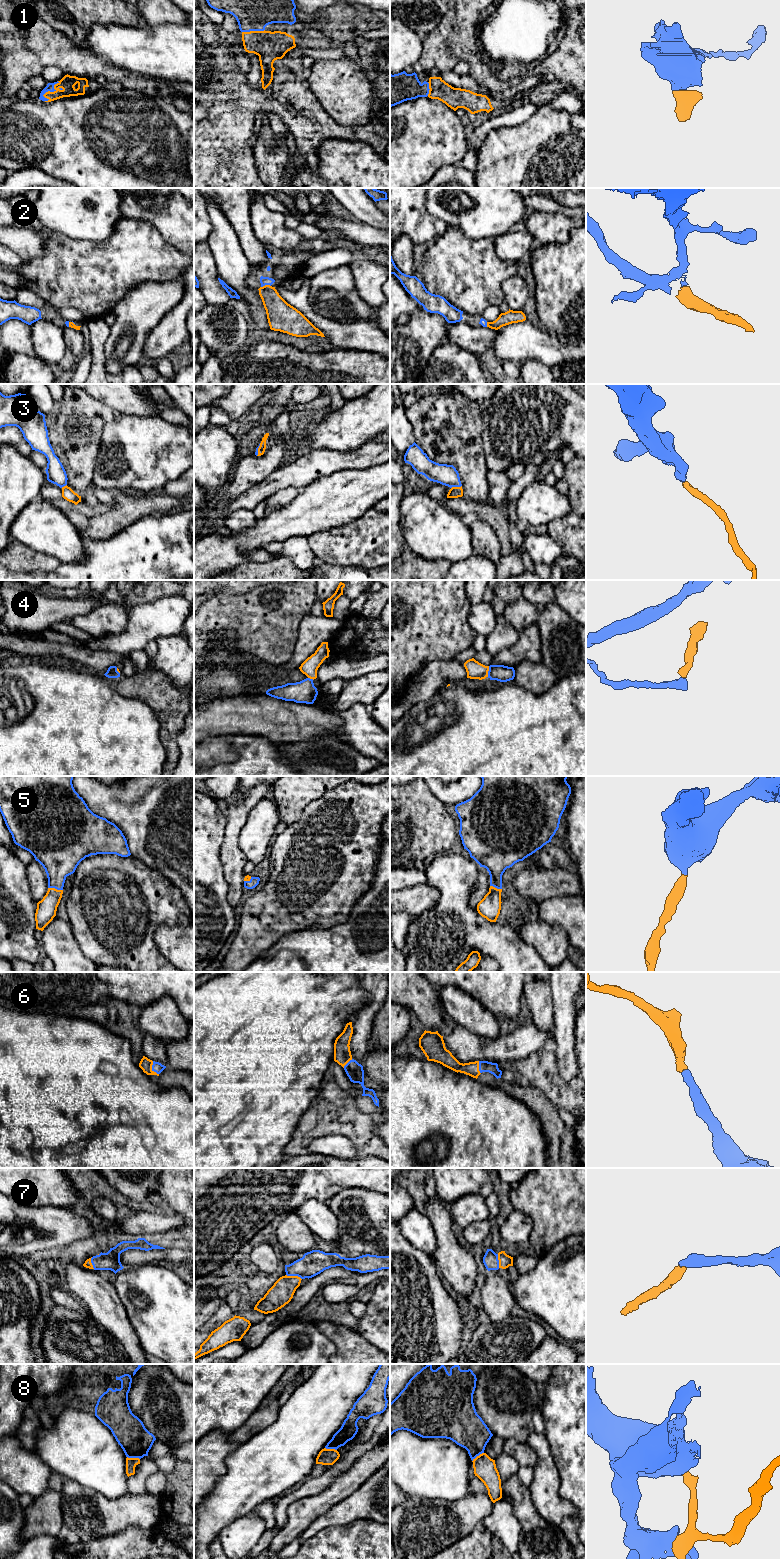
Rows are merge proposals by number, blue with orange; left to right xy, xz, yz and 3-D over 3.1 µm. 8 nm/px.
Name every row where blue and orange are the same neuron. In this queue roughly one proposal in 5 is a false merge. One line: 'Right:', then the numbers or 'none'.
Right: 1, 2, 3, 5, 6, 7

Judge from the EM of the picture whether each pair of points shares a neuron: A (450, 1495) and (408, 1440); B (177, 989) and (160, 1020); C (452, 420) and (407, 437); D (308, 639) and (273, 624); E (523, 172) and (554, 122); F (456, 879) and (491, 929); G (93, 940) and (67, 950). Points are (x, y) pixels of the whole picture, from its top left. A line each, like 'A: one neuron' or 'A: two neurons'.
A: one neuron
B: two neurons
C: two neurons
D: two neurons
E: one neuron
F: one neuron
G: two neurons

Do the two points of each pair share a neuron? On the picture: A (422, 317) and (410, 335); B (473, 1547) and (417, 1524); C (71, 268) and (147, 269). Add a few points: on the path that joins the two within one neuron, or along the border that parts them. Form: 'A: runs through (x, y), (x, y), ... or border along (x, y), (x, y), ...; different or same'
A: runs through (421, 321), (421, 324), (414, 331); same
B: border along (476, 1525), (468, 1534), (444, 1548); different
C: runs through (90, 268), (128, 268); same

